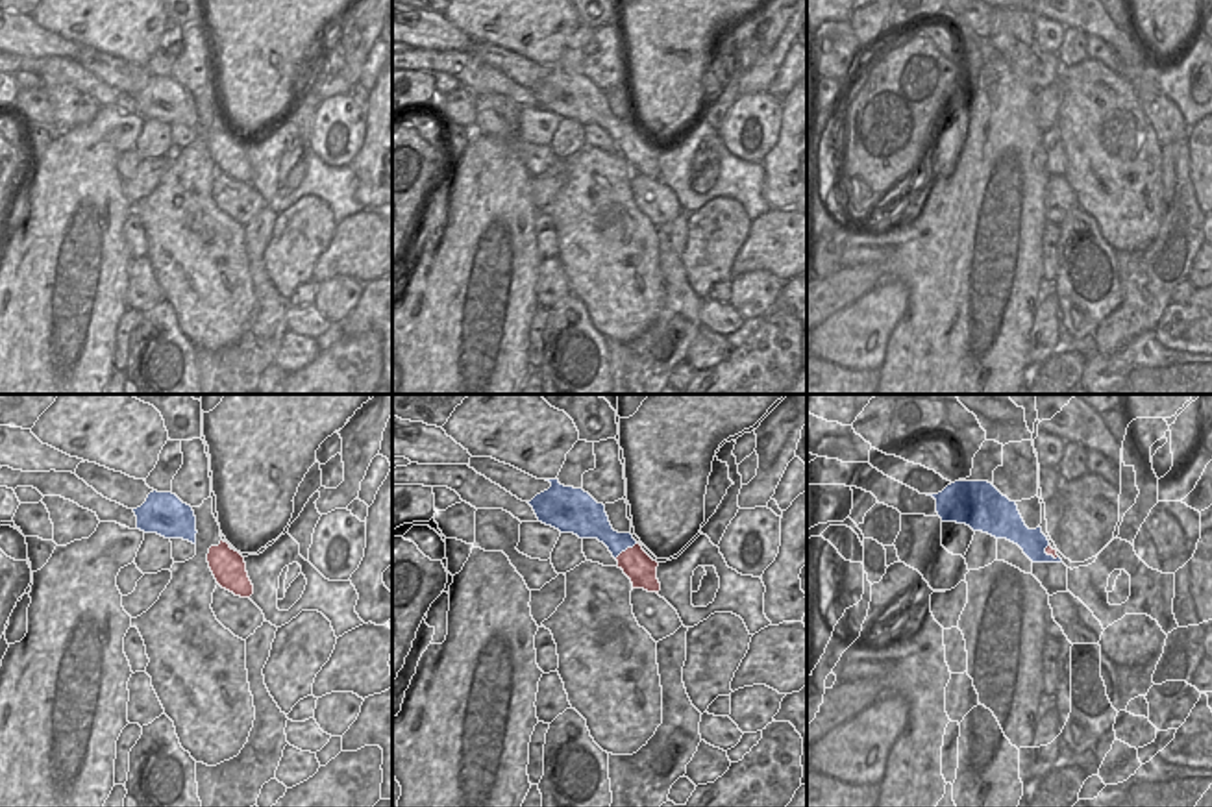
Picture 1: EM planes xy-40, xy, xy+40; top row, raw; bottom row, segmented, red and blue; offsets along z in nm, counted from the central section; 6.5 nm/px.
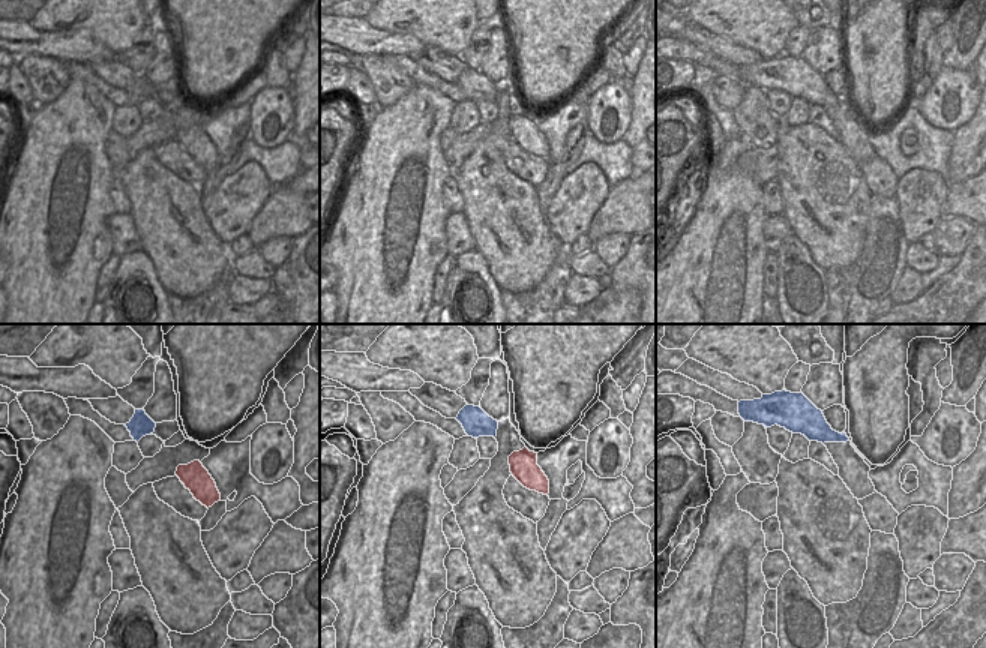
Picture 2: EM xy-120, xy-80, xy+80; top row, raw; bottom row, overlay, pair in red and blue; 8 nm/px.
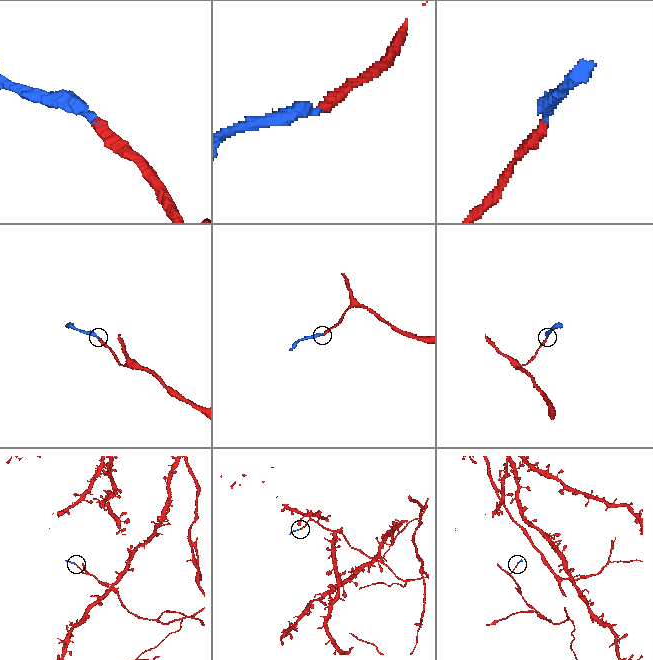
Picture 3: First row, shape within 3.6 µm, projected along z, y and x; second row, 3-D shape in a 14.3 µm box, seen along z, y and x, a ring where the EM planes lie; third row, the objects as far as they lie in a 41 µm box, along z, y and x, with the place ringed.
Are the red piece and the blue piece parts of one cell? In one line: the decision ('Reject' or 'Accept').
Accept.

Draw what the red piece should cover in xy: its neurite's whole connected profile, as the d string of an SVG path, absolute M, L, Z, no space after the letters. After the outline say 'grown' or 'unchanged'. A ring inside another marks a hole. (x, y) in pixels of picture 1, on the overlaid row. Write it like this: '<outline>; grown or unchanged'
M559 479L546 481L550 481L551 487L527 502L538 522L561 533L574 533L579 539L598 539L618 561L618 568L631 579L633 589L659 594L659 563L642 550L631 533L612 529L605 505L598 503L583 489L564 487Z; grown

